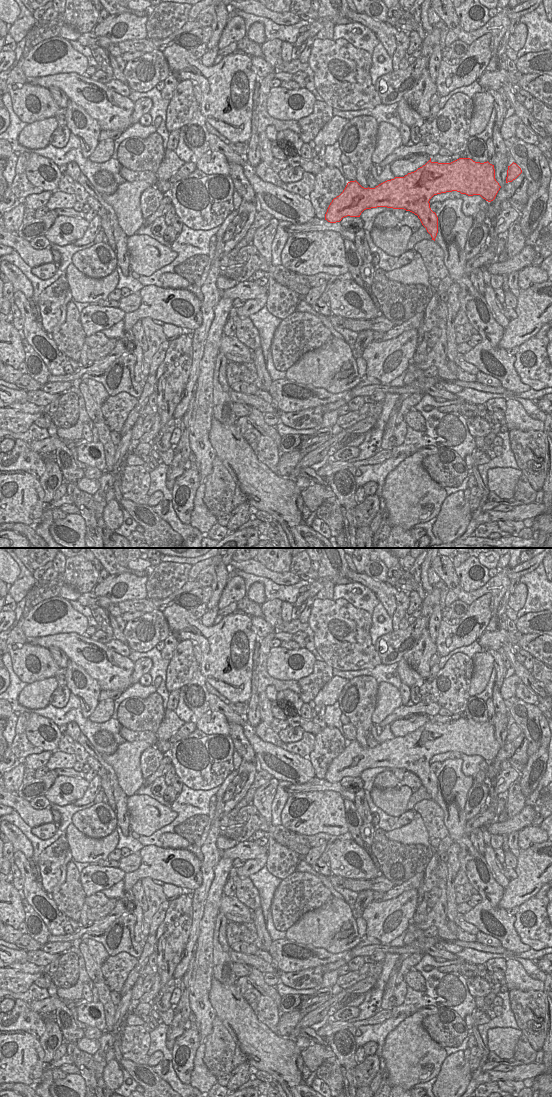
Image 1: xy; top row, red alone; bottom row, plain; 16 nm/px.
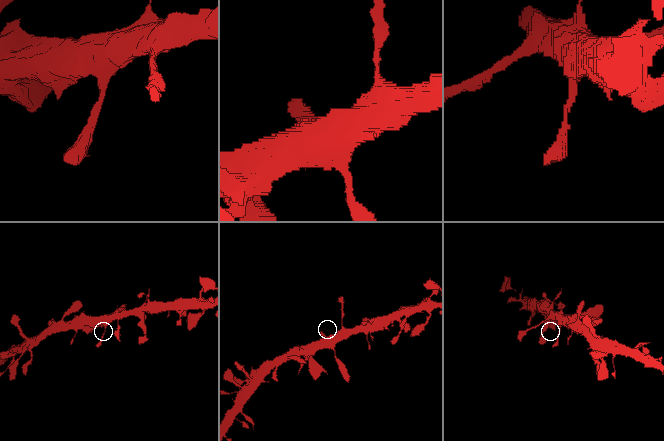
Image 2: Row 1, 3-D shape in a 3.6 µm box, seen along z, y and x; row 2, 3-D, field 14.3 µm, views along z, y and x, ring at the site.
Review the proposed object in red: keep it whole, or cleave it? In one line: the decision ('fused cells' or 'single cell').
single cell

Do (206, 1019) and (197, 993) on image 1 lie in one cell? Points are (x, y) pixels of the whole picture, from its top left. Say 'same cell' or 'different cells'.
same cell

